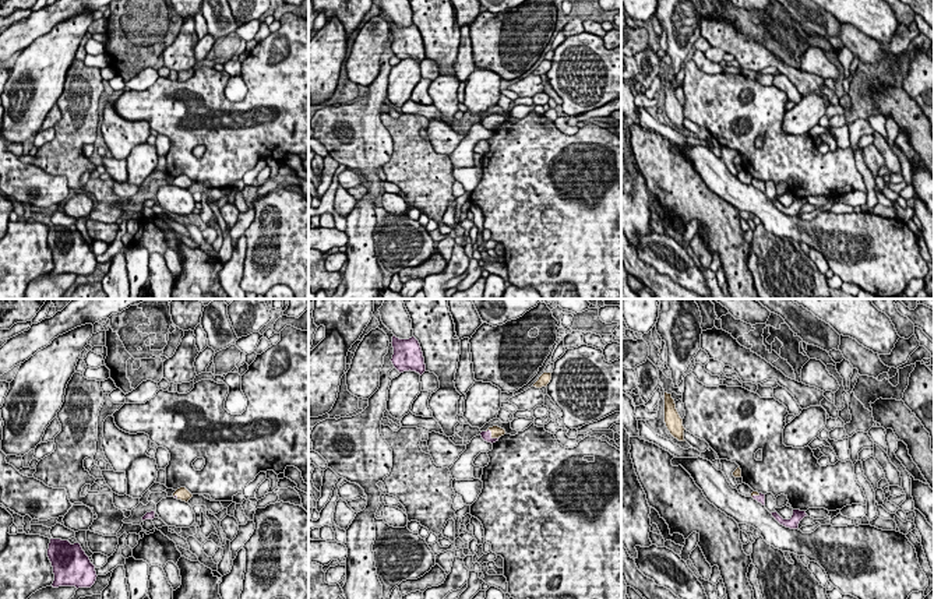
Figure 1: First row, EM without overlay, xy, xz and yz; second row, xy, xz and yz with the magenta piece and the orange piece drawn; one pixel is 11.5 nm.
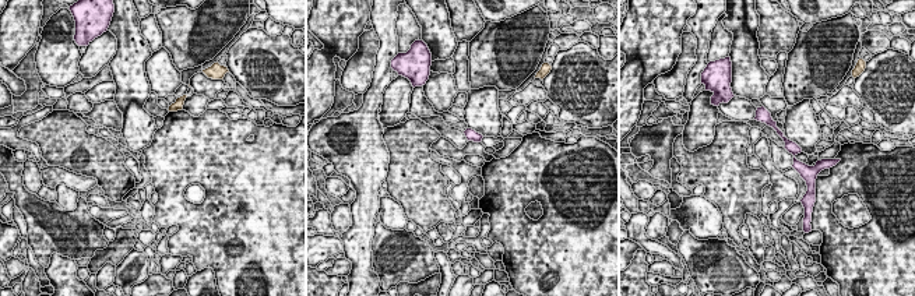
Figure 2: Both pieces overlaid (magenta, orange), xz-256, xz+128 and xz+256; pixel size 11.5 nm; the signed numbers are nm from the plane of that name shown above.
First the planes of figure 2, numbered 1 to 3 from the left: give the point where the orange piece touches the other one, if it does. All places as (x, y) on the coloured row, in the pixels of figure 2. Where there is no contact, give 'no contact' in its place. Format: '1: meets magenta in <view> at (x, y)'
1: no contact
2: no contact
3: no contact

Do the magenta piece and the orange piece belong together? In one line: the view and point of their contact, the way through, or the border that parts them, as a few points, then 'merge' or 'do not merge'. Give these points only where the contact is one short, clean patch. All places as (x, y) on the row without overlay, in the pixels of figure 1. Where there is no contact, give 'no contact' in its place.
xz (490, 123) | across xz (486, 123), (490, 123), (497, 119) | merge

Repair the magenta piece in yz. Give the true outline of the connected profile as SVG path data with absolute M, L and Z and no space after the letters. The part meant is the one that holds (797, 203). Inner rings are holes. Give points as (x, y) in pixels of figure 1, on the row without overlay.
M793 197L793 202L790 207L783 207L776 198L771 200L772 204L783 214L790 215L790 216L797 216L800 208L807 204L806 198L800 197Z

